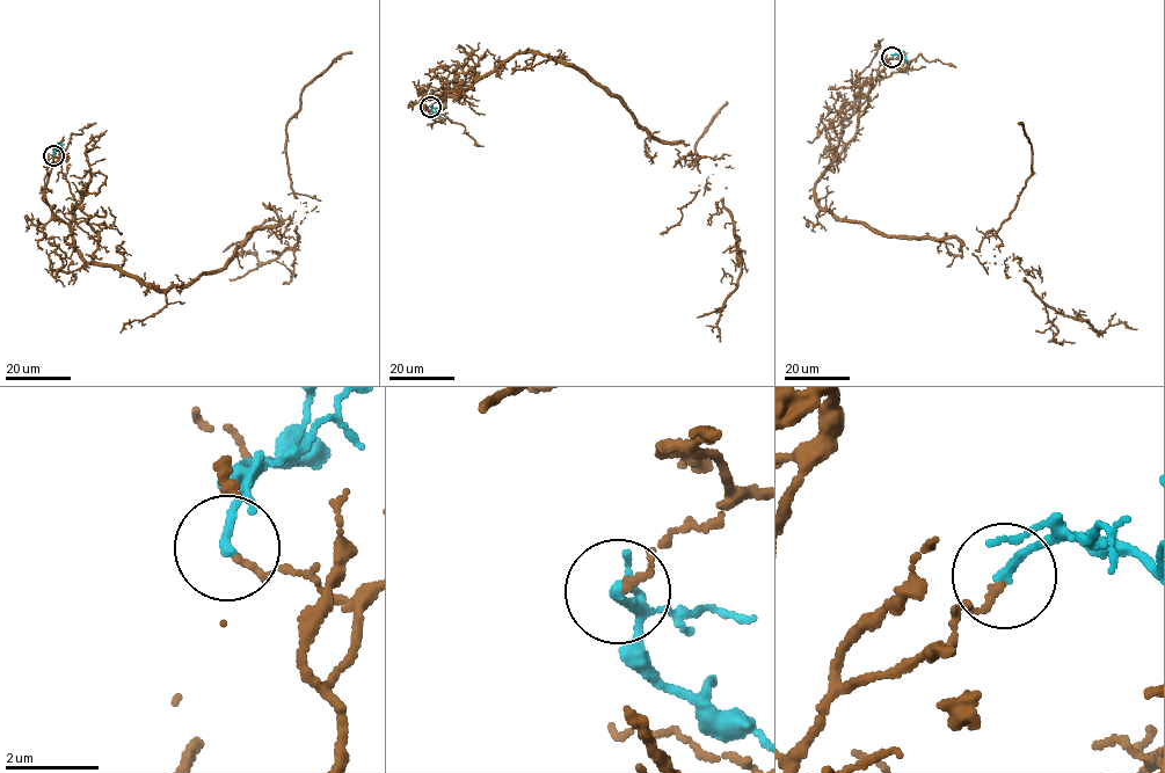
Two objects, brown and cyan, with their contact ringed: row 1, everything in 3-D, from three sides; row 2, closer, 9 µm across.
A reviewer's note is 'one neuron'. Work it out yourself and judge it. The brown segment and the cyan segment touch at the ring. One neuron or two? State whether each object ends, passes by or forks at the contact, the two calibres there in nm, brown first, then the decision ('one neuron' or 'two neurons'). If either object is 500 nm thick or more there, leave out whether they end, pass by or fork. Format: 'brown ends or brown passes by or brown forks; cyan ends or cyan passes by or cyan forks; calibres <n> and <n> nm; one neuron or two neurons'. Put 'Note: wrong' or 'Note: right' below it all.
brown ends; cyan ends; calibres 110 and 200 nm; two neurons
Note: wrong

